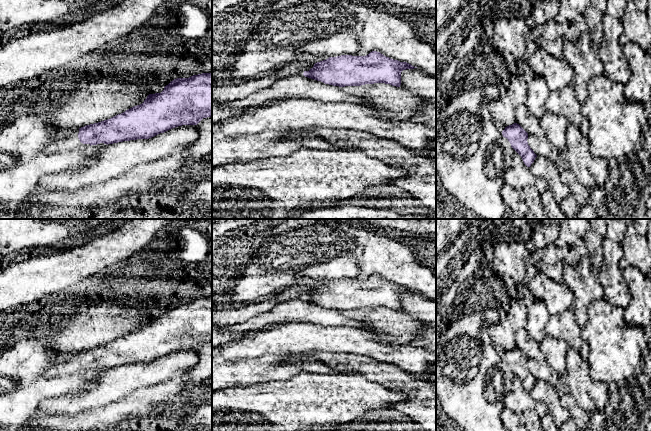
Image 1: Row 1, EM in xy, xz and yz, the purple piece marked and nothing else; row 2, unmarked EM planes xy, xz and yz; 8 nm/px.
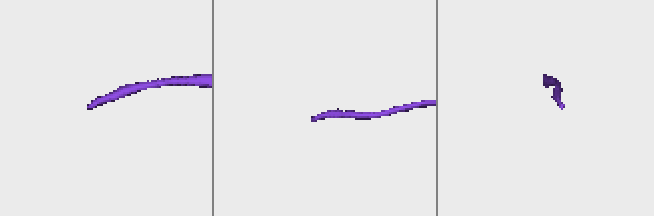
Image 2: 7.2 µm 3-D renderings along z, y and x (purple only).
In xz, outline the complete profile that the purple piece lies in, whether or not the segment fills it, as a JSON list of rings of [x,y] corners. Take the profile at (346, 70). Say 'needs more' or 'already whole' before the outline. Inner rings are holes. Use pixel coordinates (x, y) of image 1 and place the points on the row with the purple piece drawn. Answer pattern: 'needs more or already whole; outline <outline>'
already whole; outline [[[372,51],[366,56],[341,55],[317,62],[305,77],[325,84],[345,87],[385,83],[400,87],[401,72],[414,69],[407,62],[400,62]]]

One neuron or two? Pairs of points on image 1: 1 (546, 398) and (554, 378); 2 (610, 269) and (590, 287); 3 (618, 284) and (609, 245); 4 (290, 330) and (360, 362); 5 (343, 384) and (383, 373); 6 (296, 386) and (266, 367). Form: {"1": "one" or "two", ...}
{"1": "two", "2": "two", "3": "one", "4": "two", "5": "two", "6": "two"}

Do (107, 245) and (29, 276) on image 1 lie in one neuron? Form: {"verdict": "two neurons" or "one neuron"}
{"verdict": "one neuron"}

